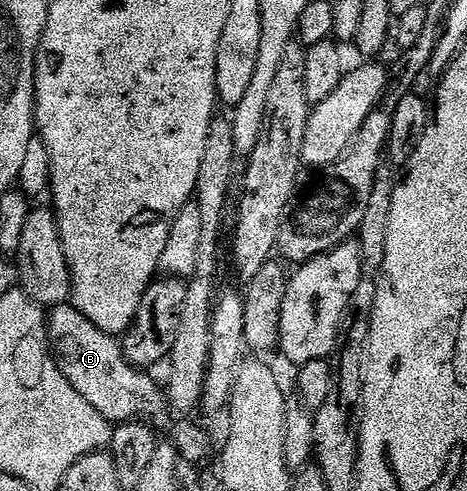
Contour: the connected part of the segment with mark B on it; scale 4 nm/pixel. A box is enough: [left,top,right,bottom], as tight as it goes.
[47,303,173,432]

